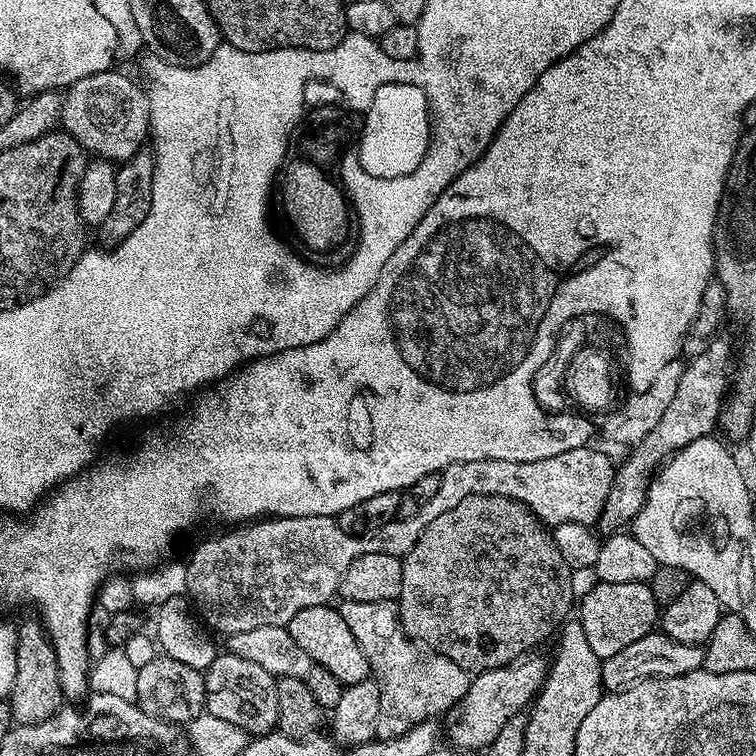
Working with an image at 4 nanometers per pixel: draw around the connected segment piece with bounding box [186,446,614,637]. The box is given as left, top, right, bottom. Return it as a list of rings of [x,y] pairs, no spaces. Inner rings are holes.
[[[585,446],[578,450],[566,450],[566,454],[554,454],[554,458],[542,458],[538,462],[510,462],[509,460],[458,462],[439,473],[438,480],[440,480],[440,485],[433,490],[432,497],[430,497],[417,512],[412,512],[409,516],[404,516],[405,514],[397,515],[395,520],[386,522],[386,526],[382,526],[377,532],[369,532],[367,536],[346,534],[346,530],[342,530],[336,525],[335,516],[277,516],[275,518],[263,519],[261,522],[251,523],[249,526],[237,527],[240,529],[226,536],[218,536],[214,540],[206,540],[193,550],[192,557],[187,557],[186,563],[188,569],[186,570],[186,582],[188,583],[188,591],[186,596],[194,605],[199,619],[203,621],[213,633],[224,632],[223,635],[229,637],[238,634],[242,630],[258,630],[258,626],[278,626],[282,628],[290,622],[290,618],[294,618],[294,614],[298,614],[298,610],[306,610],[306,606],[322,606],[323,604],[329,603],[329,601],[333,599],[331,596],[335,597],[337,595],[340,583],[342,582],[342,574],[346,574],[346,570],[350,570],[350,562],[362,558],[362,554],[390,554],[391,556],[404,557],[406,553],[412,549],[414,542],[418,542],[418,538],[422,538],[422,530],[426,530],[426,526],[430,526],[430,522],[434,522],[434,518],[446,514],[446,510],[454,510],[454,506],[458,506],[458,502],[462,502],[462,498],[470,498],[471,496],[501,496],[502,498],[516,500],[519,504],[525,504],[540,521],[548,526],[555,526],[562,522],[578,522],[579,524],[592,526],[599,521],[602,510],[606,506],[606,498],[612,489],[613,475],[614,463],[612,464],[611,458],[608,457],[606,453],[599,452],[596,446]]]

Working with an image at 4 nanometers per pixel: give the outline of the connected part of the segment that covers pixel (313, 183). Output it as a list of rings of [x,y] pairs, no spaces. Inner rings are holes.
[[[298,158],[289,159],[281,169],[279,187],[282,186],[284,208],[305,244],[314,250],[328,250],[339,244],[348,234],[348,216],[350,220],[350,206],[343,189],[314,163]]]

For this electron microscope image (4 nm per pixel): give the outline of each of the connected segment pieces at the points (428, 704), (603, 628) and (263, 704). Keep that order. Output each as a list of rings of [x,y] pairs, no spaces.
[[[345,600],[339,605],[342,618],[346,618],[346,626],[354,634],[358,646],[362,646],[362,654],[366,654],[366,662],[370,669],[371,679],[375,680],[380,691],[378,702],[378,722],[376,723],[377,740],[397,740],[414,726],[427,720],[436,720],[440,715],[451,713],[460,703],[460,699],[468,692],[470,673],[458,662],[450,662],[450,658],[439,656],[436,652],[425,650],[419,643],[409,640],[400,624],[400,609],[391,600],[386,602],[354,602]]]
[[[596,582],[593,585],[581,600],[579,597],[578,619],[582,630],[586,630],[586,642],[590,642],[590,650],[594,650],[594,654],[598,654],[603,662],[626,650],[626,646],[638,642],[638,638],[646,638],[646,634],[657,627],[658,605],[651,583]]]
[[[233,652],[217,654],[214,662],[204,672],[206,698],[204,707],[207,715],[222,718],[226,722],[240,724],[242,730],[253,737],[264,736],[278,725],[277,677],[271,676],[262,666],[238,658]]]

